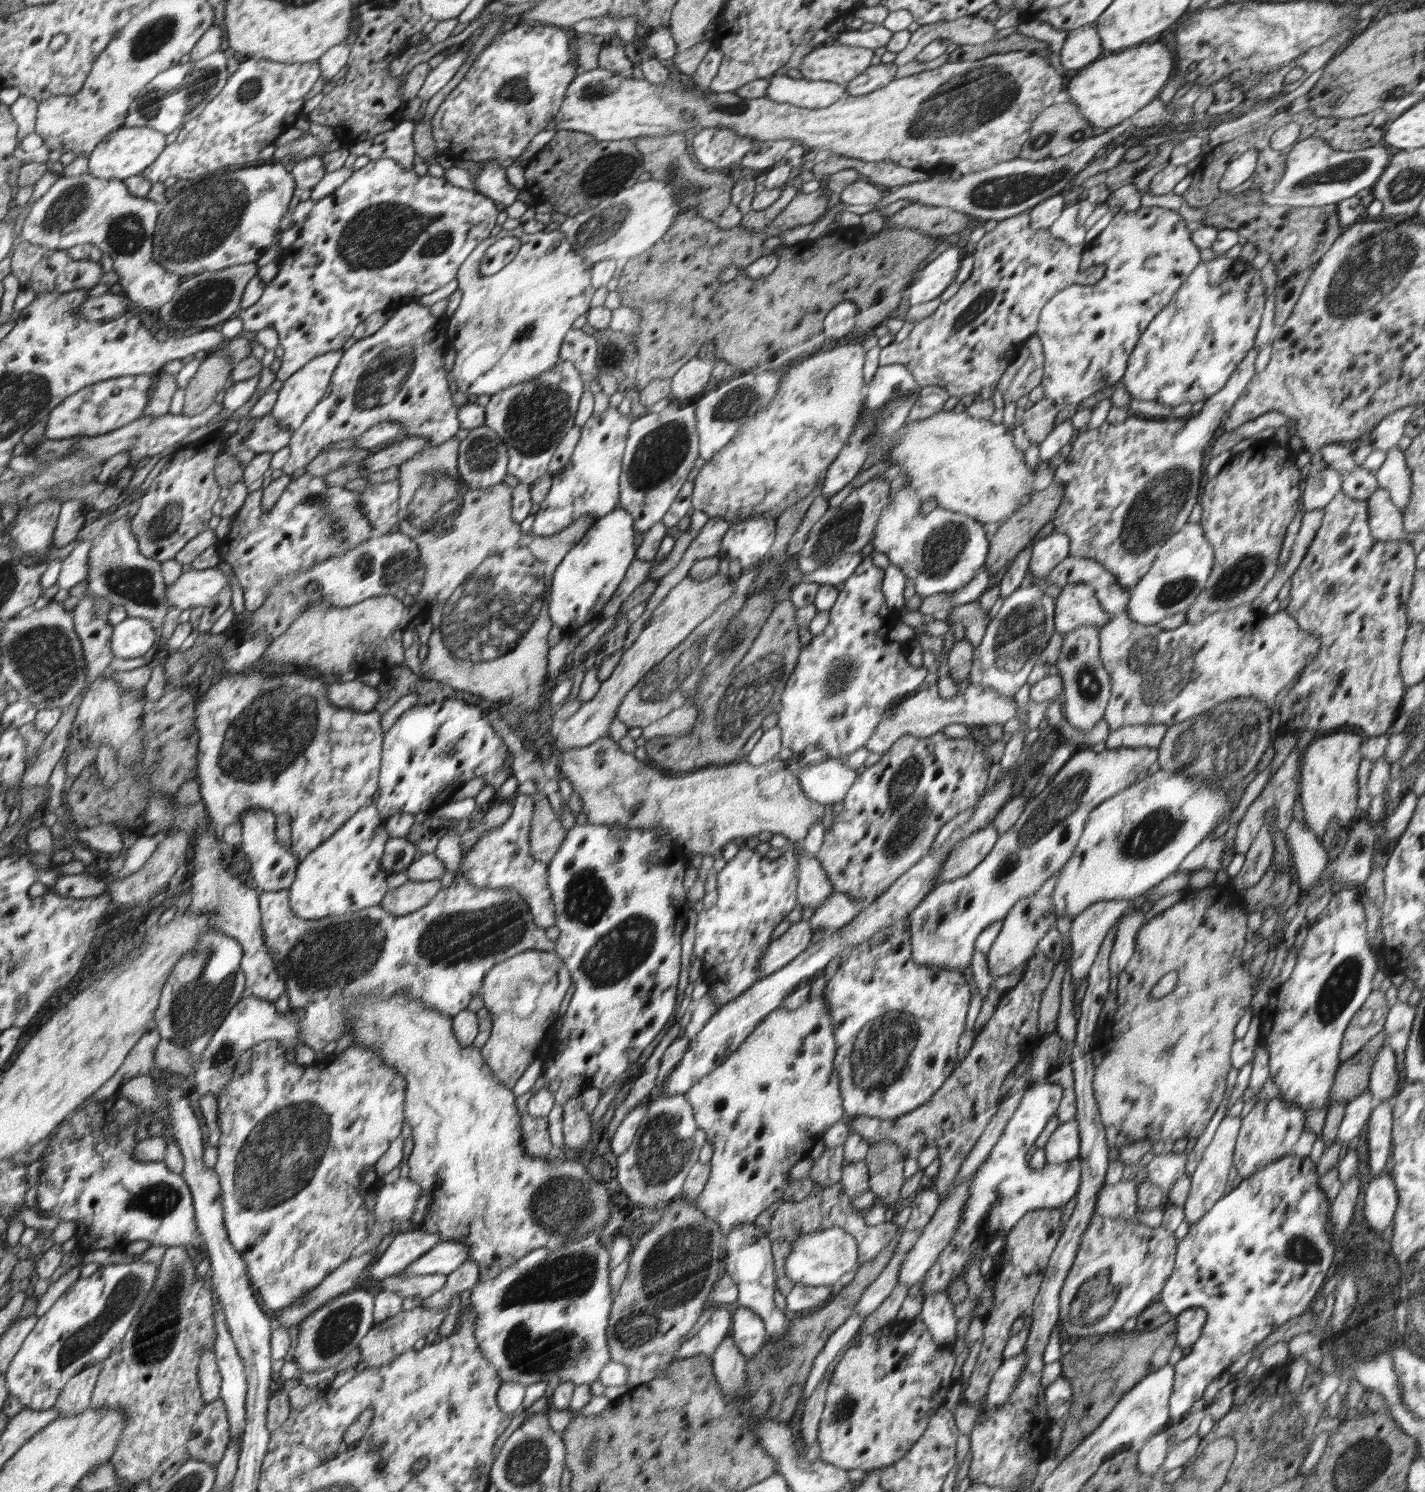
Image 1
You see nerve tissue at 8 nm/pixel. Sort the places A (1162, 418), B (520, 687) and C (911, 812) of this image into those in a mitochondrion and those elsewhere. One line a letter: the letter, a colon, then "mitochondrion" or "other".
A: other
B: other
C: mitochondrion

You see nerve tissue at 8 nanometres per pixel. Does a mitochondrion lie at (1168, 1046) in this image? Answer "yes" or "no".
yes

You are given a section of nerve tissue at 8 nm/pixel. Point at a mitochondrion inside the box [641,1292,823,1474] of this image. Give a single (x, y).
(772, 1366)

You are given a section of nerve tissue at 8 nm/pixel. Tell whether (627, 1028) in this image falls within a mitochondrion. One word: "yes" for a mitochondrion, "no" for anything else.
no

